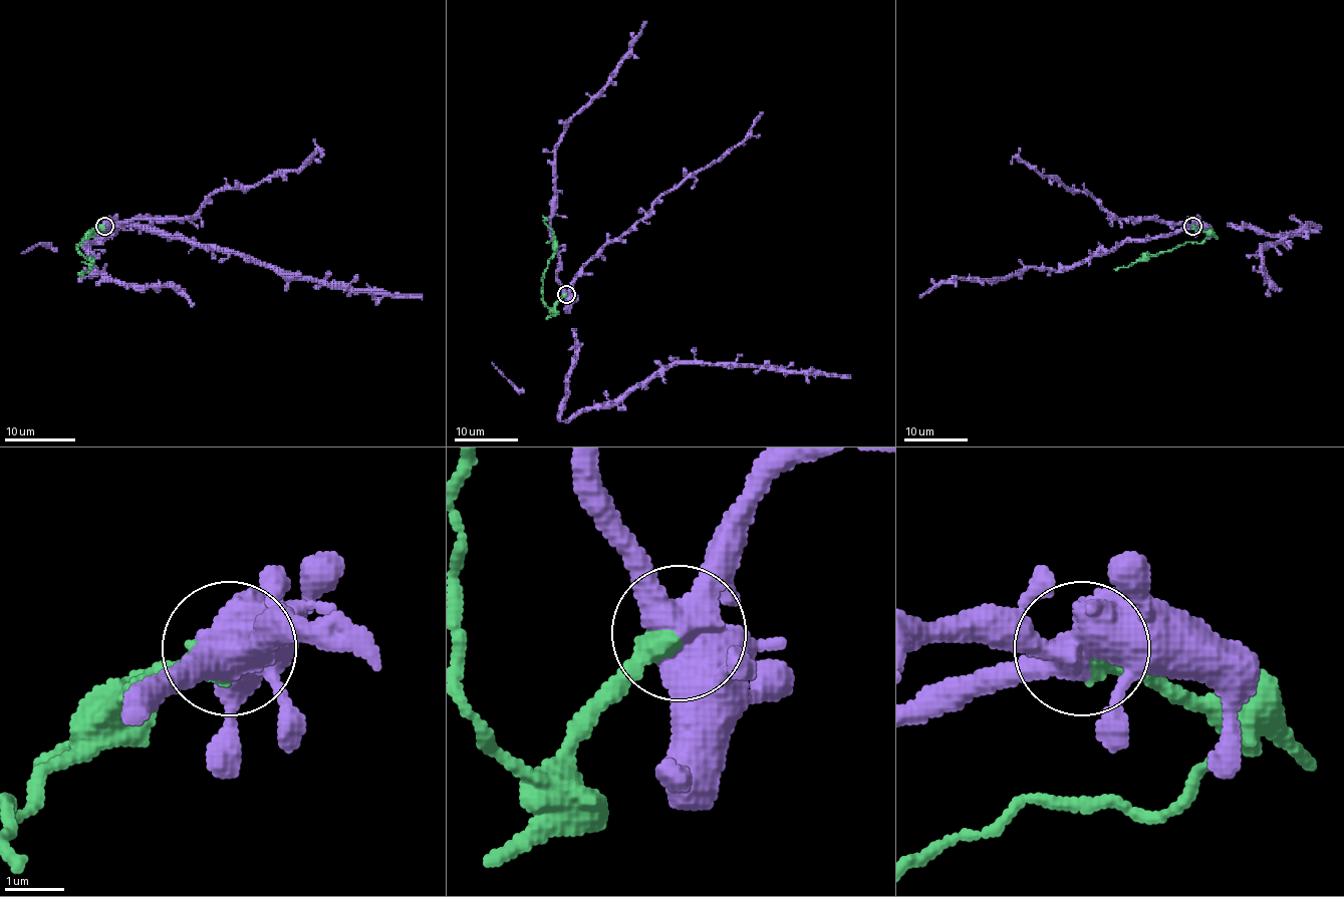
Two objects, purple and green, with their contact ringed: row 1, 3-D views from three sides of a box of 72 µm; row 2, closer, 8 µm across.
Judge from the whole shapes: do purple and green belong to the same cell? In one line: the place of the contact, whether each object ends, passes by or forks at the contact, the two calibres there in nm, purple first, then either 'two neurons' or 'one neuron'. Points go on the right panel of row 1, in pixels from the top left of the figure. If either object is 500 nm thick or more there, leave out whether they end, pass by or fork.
(1192, 226) | 550/440 nm | two neurons

